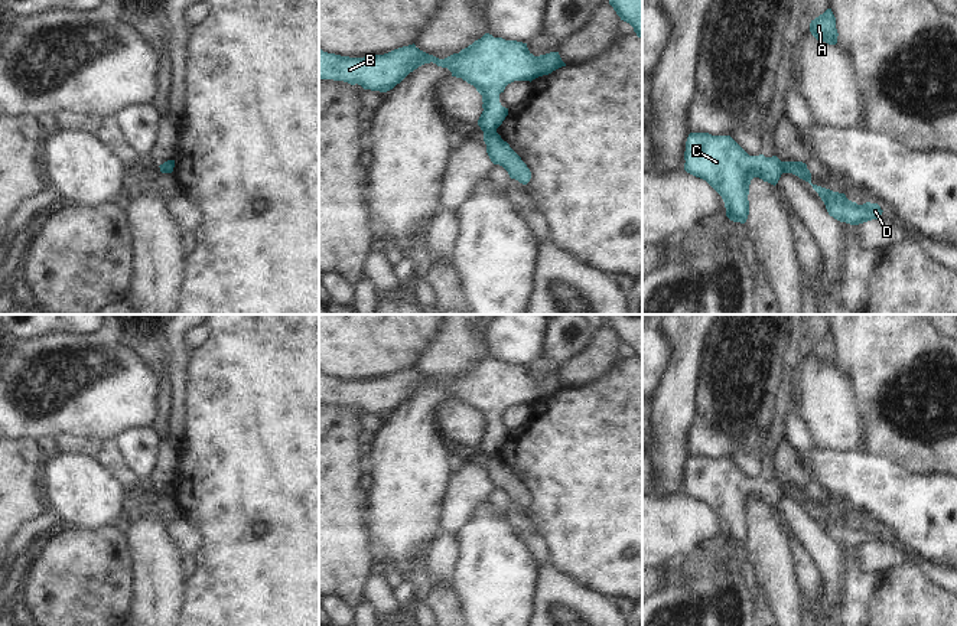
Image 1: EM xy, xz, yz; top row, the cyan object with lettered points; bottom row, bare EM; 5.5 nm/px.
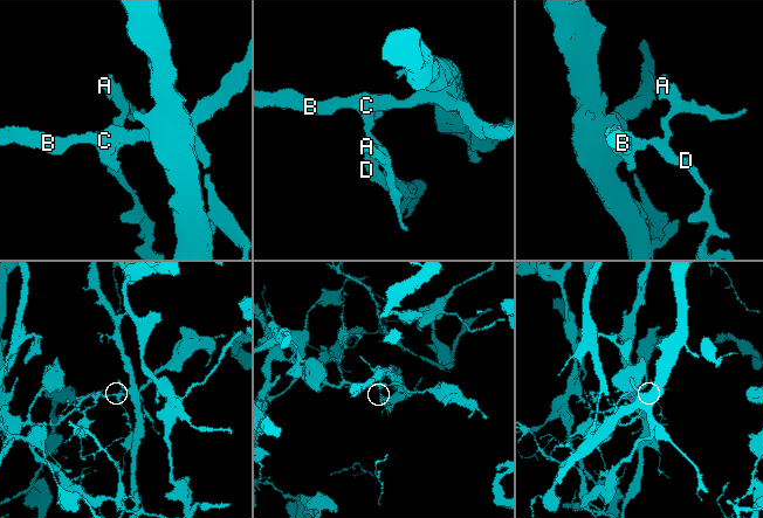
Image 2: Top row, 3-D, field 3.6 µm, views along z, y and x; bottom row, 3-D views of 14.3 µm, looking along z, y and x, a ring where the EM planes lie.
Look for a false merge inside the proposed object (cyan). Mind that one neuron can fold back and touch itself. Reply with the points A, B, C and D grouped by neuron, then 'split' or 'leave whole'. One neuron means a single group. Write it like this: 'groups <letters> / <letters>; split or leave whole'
groups A D / B C; split

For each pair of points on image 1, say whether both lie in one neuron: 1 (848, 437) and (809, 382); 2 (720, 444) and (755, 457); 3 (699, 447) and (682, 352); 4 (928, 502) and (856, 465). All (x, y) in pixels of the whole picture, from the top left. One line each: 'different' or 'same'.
1: same
2: different
3: different
4: same

